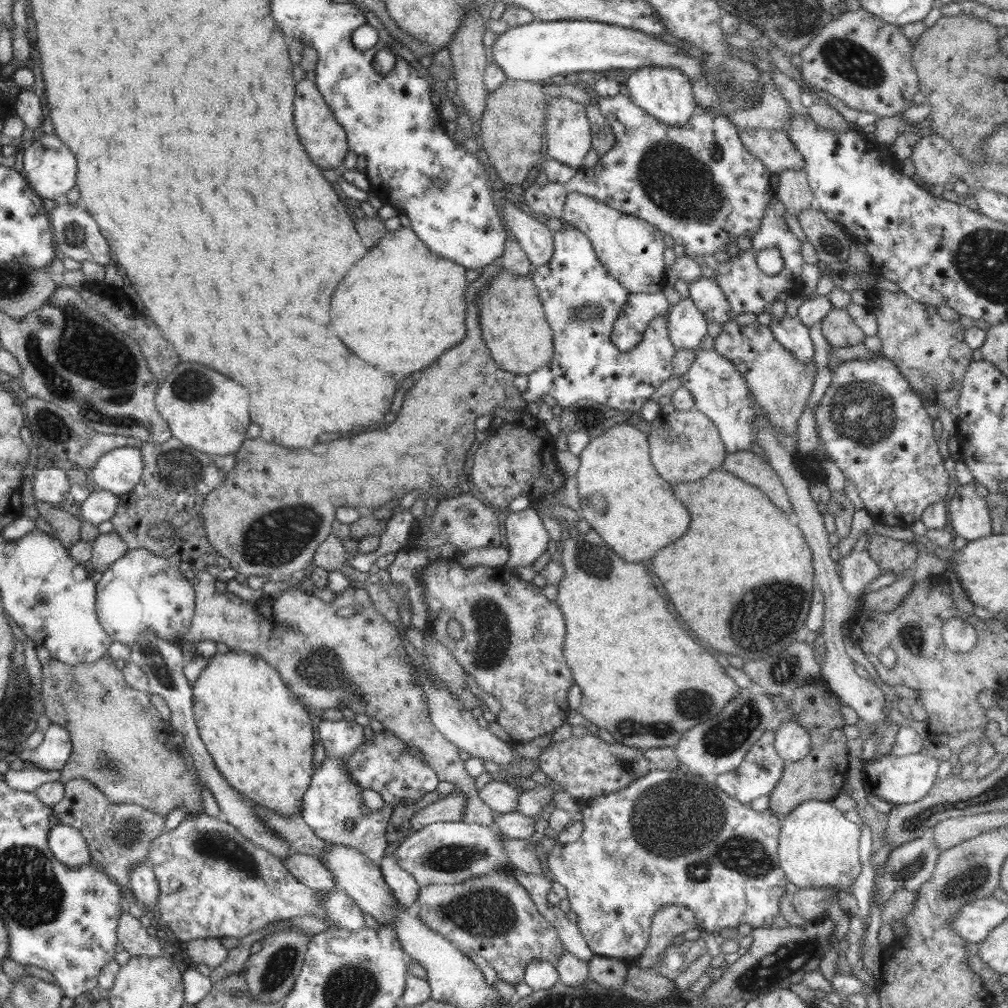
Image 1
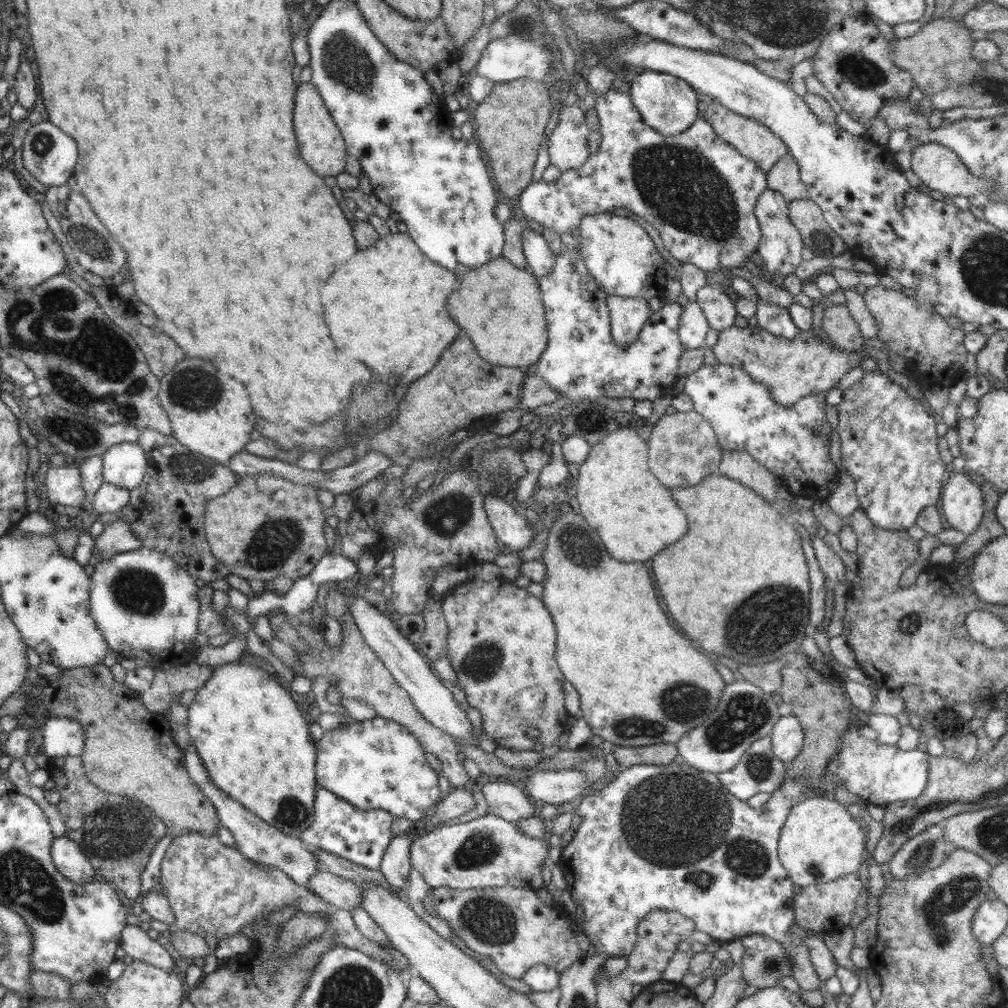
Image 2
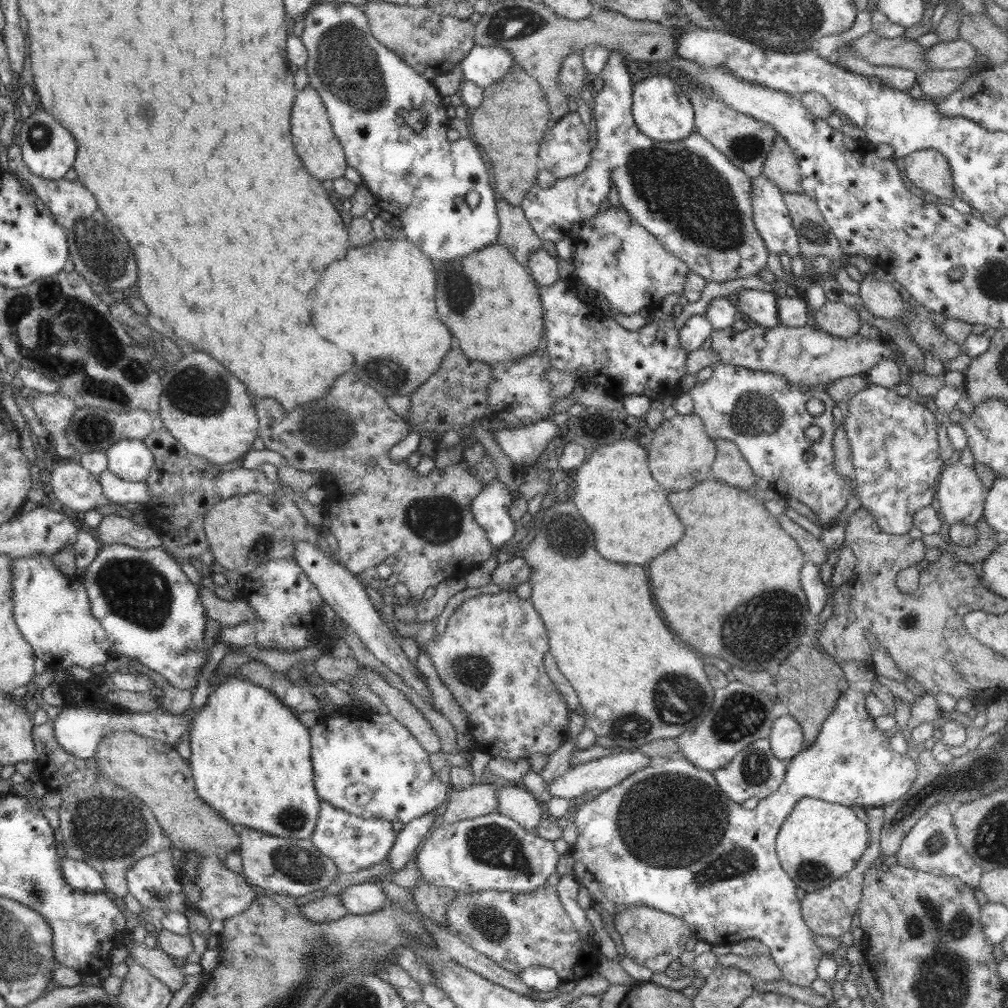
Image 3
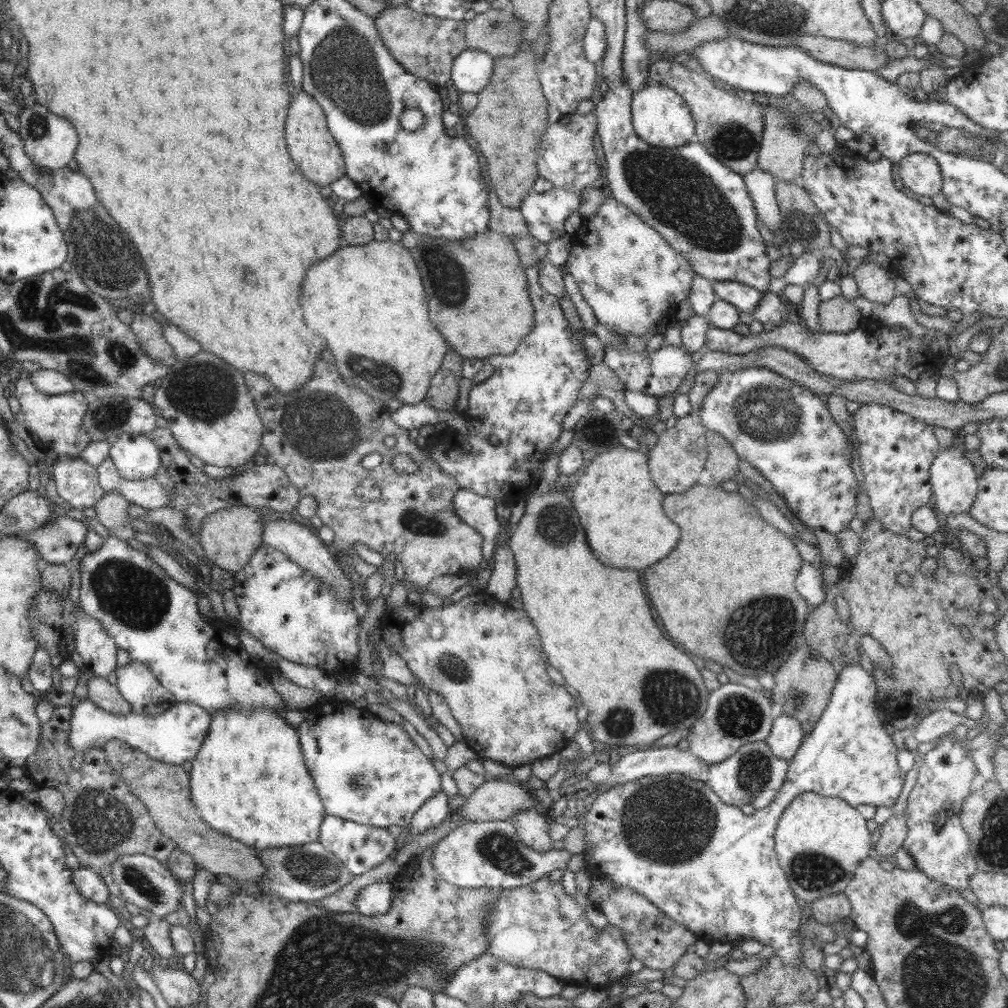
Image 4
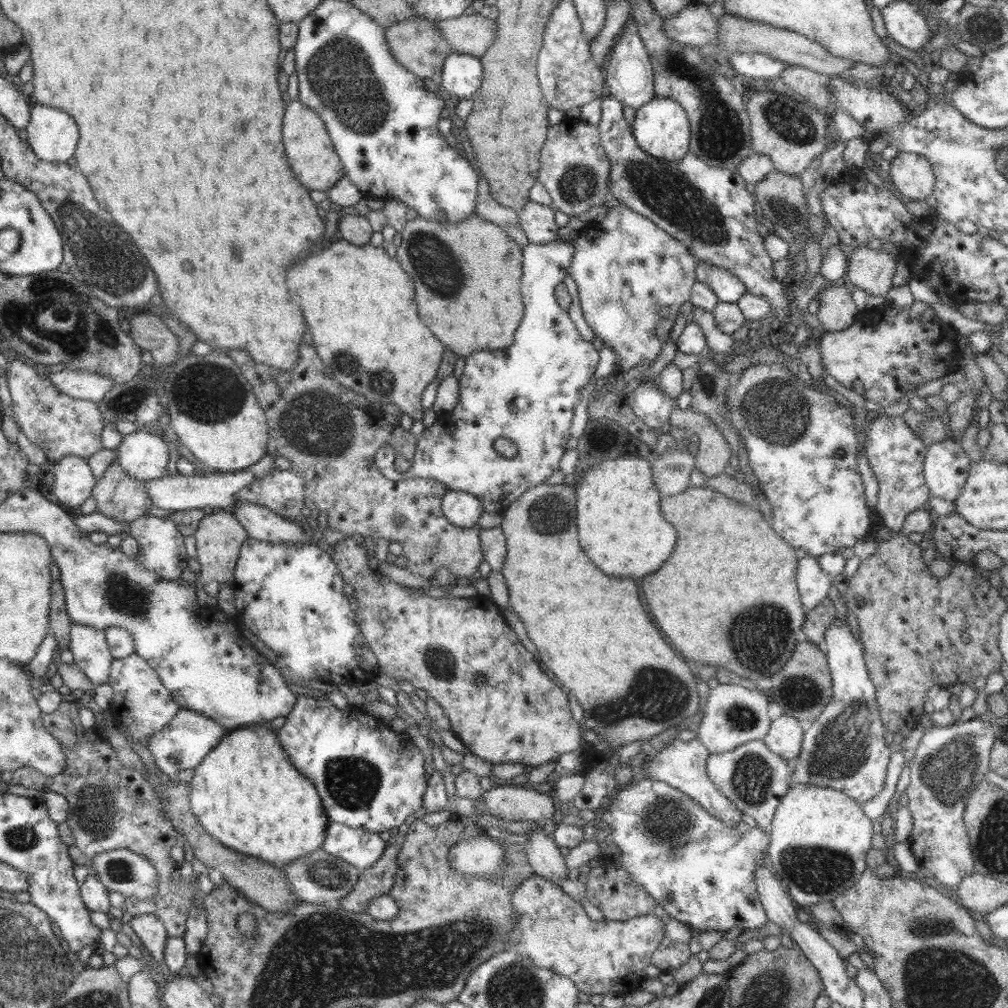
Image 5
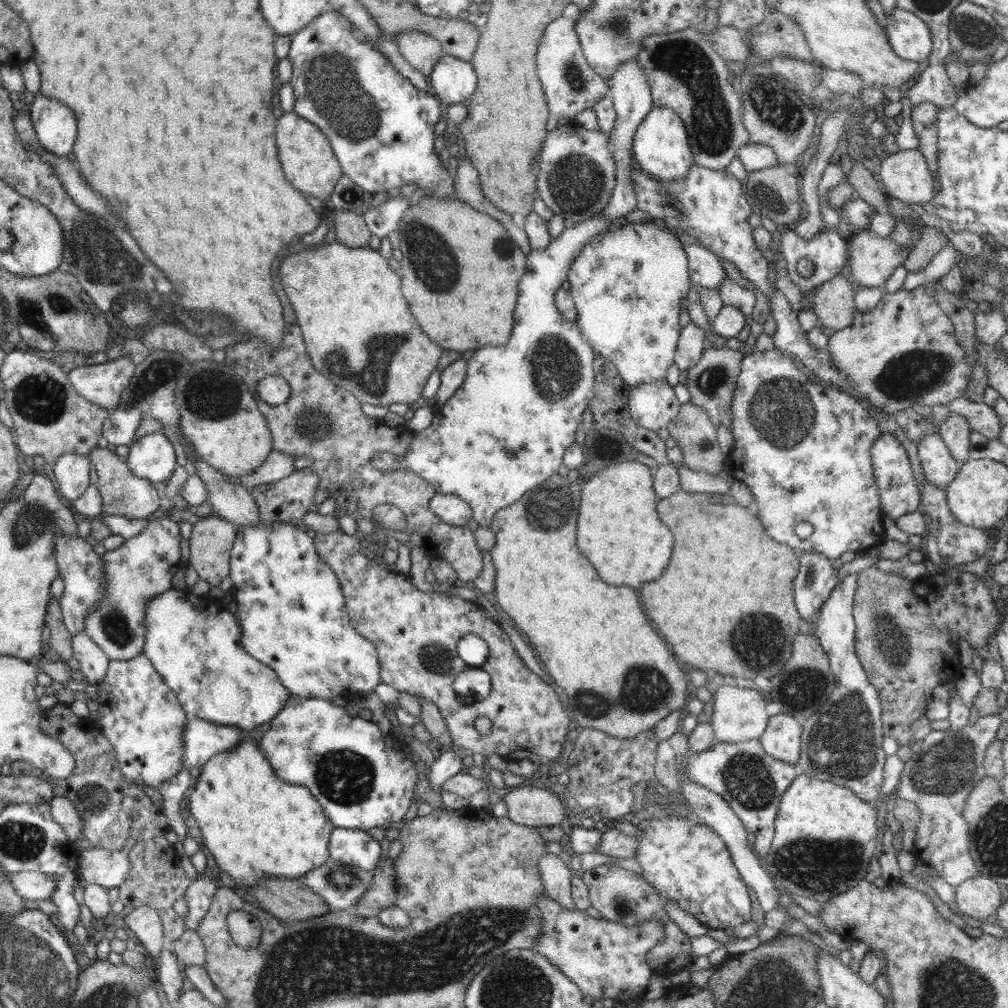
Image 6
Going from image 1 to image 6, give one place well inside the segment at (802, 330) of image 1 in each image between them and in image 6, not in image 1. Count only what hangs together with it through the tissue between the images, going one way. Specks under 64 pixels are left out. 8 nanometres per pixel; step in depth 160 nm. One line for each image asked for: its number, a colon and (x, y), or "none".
2: (773, 318)
3: (761, 306)
4: (745, 298)
5: (726, 287)
6: (706, 271)

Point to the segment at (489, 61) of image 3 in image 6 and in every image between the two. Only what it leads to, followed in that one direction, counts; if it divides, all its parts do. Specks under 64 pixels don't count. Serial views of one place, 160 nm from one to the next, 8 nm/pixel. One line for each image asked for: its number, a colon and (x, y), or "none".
4: (471, 70)
5: (461, 76)
6: (452, 80)

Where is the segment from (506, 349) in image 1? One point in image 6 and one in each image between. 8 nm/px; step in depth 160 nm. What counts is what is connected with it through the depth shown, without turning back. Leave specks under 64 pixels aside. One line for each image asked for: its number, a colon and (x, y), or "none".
2: (499, 306)
3: (490, 302)
4: (477, 291)
5: (467, 274)
6: (461, 270)

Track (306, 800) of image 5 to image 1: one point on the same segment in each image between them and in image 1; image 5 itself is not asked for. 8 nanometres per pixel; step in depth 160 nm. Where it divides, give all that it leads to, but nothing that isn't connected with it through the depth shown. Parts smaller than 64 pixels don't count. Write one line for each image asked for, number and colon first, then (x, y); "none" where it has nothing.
1: (259, 736)
2: (257, 748)
3: (251, 761)
4: (249, 781)

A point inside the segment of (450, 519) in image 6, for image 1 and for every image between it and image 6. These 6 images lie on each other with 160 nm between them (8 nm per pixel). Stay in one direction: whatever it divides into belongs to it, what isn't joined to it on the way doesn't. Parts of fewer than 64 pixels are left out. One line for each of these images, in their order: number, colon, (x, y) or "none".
1: (527, 538)
2: (510, 527)
3: (490, 506)
4: (478, 511)
5: (462, 509)

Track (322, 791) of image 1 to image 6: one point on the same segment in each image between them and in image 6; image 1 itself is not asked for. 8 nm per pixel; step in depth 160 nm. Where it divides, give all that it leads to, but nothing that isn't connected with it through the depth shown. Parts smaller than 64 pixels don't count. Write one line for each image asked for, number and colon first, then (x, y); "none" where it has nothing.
2: (361, 836)
3: (353, 843)
4: (360, 847)
5: (361, 848)
6: (354, 847)

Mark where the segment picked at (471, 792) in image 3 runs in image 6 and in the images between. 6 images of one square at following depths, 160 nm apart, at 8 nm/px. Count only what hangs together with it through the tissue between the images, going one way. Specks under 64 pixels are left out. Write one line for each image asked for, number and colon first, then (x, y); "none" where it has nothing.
4: (495, 799)
5: (513, 803)
6: (529, 806)

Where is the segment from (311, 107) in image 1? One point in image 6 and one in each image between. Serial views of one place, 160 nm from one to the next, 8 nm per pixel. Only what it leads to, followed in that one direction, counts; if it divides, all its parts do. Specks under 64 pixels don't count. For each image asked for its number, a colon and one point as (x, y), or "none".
2: (321, 144)
3: (312, 132)
4: (312, 147)
5: (310, 152)
6: (305, 152)

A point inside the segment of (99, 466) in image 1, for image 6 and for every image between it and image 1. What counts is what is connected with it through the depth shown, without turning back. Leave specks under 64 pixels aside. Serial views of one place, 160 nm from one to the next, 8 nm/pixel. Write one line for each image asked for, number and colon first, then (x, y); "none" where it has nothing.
2: (124, 464)
3: (129, 459)
4: (136, 457)
5: (144, 456)
6: (152, 457)

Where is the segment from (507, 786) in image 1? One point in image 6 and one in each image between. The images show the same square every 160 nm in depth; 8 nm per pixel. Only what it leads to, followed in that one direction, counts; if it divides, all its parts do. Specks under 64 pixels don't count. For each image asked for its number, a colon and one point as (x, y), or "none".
2: (506, 800)
3: (517, 804)
4: (532, 827)
5: (545, 859)
6: (556, 877)

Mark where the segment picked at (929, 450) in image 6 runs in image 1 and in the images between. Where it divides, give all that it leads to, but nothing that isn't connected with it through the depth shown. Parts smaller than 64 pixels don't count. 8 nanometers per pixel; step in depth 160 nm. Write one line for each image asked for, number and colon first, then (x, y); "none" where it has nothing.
1: (968, 513)
2: (962, 500)
3: (961, 495)
4: (954, 481)
5: (946, 466)

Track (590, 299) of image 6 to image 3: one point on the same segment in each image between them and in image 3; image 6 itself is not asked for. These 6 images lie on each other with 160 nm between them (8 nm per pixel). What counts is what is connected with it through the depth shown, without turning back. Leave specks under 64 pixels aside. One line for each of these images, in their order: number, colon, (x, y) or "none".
3: (615, 256)
4: (631, 277)
5: (632, 277)

